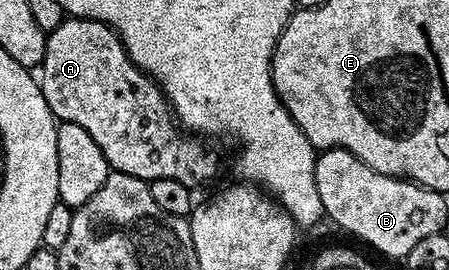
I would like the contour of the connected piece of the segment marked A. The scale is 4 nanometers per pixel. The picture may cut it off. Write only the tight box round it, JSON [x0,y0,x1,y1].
[40,16,217,190]

